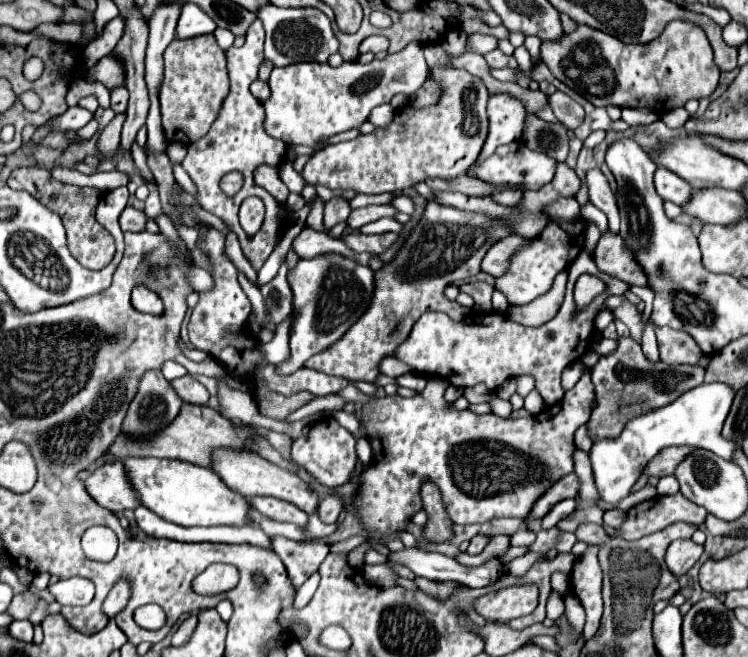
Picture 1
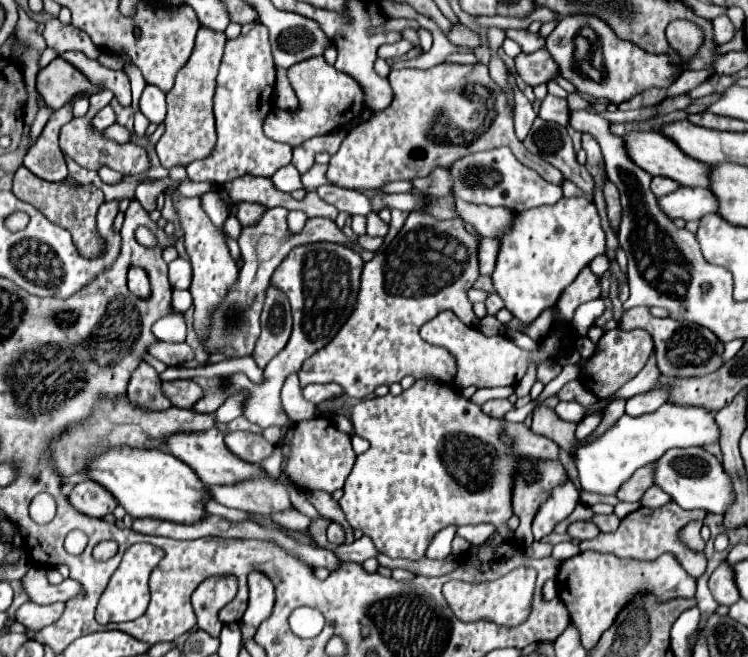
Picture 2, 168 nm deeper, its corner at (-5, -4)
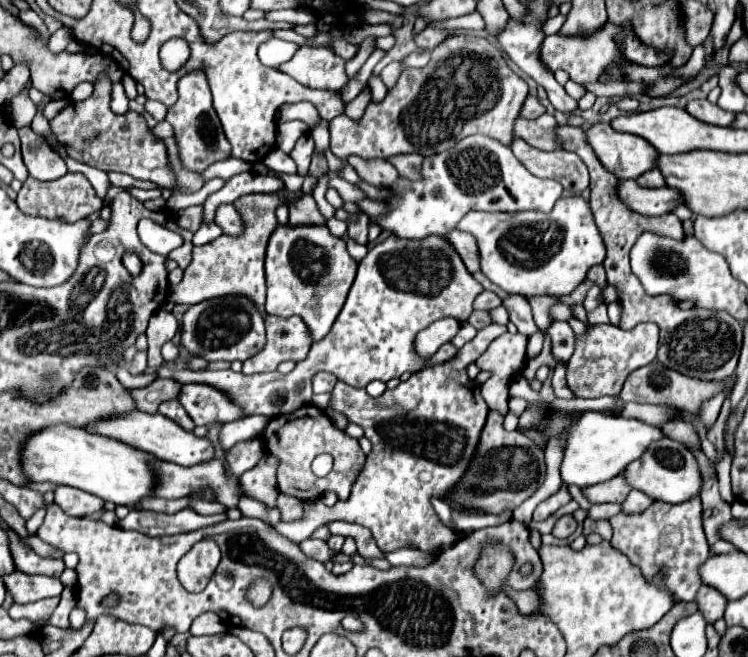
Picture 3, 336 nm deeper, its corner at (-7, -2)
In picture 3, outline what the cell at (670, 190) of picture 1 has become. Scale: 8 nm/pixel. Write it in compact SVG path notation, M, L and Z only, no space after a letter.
M649 170L649 172L645 172L645 174L641 174L639 178L637 178L637 182L639 182L639 186L643 186L643 188L661 188L663 186L663 176L659 174L659 170Z

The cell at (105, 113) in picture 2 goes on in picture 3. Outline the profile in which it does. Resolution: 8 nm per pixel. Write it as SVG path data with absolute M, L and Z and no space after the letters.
M115 82L113 84L113 90L111 90L111 106L113 106L113 112L115 114L123 114L123 112L129 110L129 98L127 98L121 82Z

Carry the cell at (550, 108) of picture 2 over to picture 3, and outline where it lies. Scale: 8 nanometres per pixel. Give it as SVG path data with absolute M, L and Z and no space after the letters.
M527 96L525 98L525 102L523 102L523 108L521 108L521 118L529 118L529 120L533 120L533 118L539 118L541 114L545 114L545 108L539 104L539 100L537 100L537 96Z

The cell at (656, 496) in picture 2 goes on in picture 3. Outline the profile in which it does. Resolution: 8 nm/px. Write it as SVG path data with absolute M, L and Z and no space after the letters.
M631 490L629 496L625 498L625 502L621 504L621 512L623 514L639 514L643 510L647 510L651 506L651 498L645 498L645 494L639 494L637 490Z

